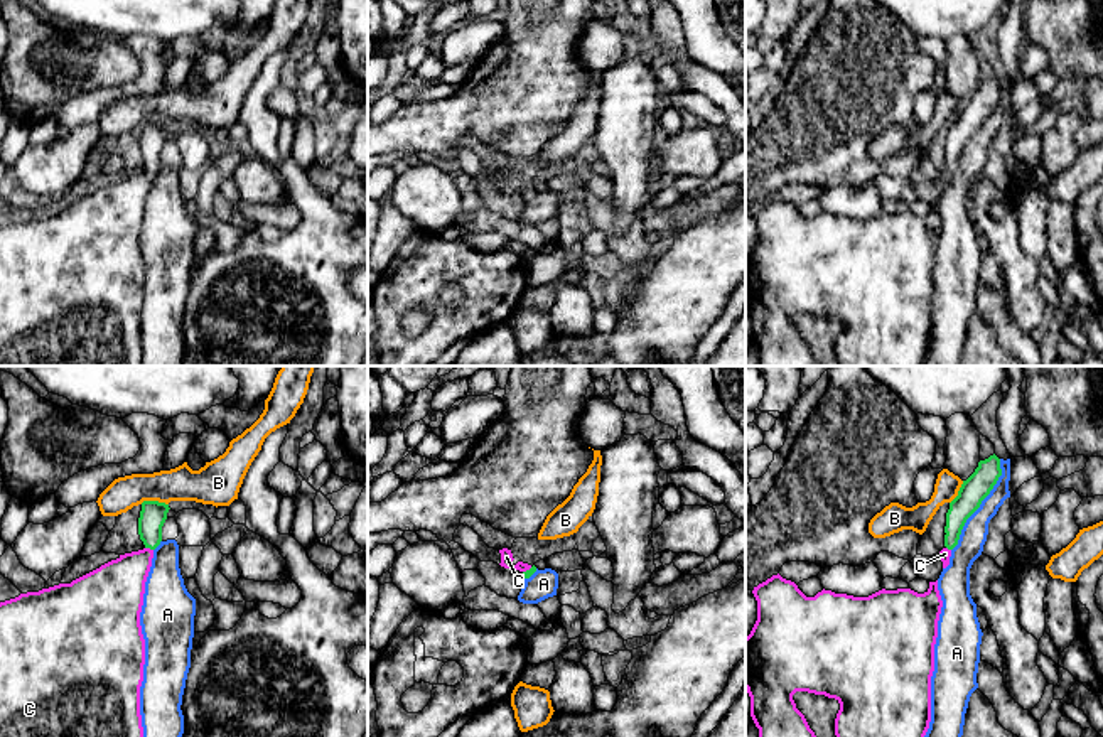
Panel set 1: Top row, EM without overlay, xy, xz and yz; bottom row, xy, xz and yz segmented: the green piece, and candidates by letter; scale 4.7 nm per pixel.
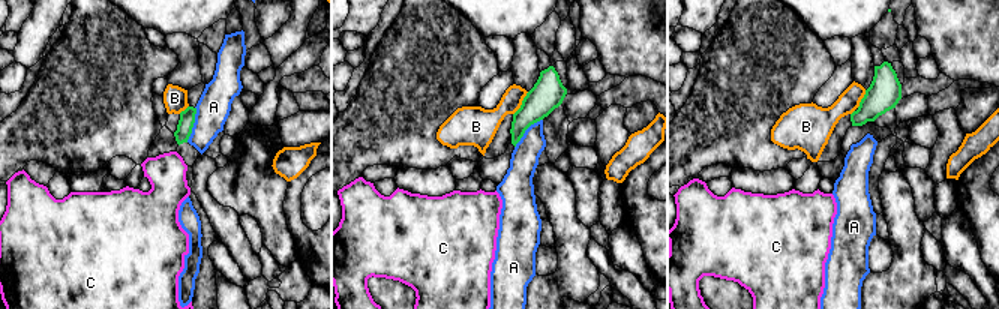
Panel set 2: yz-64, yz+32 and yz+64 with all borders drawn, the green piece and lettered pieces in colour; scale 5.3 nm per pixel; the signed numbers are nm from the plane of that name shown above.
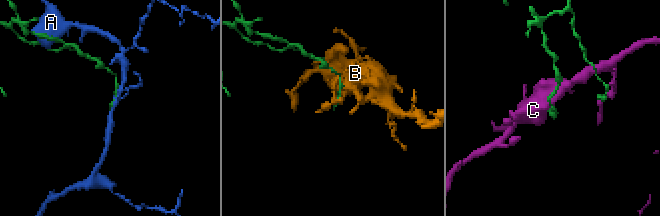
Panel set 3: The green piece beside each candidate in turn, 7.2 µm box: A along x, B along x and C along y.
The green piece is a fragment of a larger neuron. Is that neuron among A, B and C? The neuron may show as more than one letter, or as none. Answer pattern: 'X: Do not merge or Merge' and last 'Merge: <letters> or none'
A: Do not merge
B: Do not merge
C: Merge
Merge: C

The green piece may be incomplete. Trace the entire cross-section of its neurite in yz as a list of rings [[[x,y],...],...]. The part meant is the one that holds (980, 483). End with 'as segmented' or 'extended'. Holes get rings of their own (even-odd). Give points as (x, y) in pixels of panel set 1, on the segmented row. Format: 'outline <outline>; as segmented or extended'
outline [[[993,454],[980,460],[975,472],[963,481],[946,513],[944,548],[939,551],[943,568],[950,565],[951,550],[958,545],[966,519],[980,508],[1000,476],[1000,459]]]; extended

